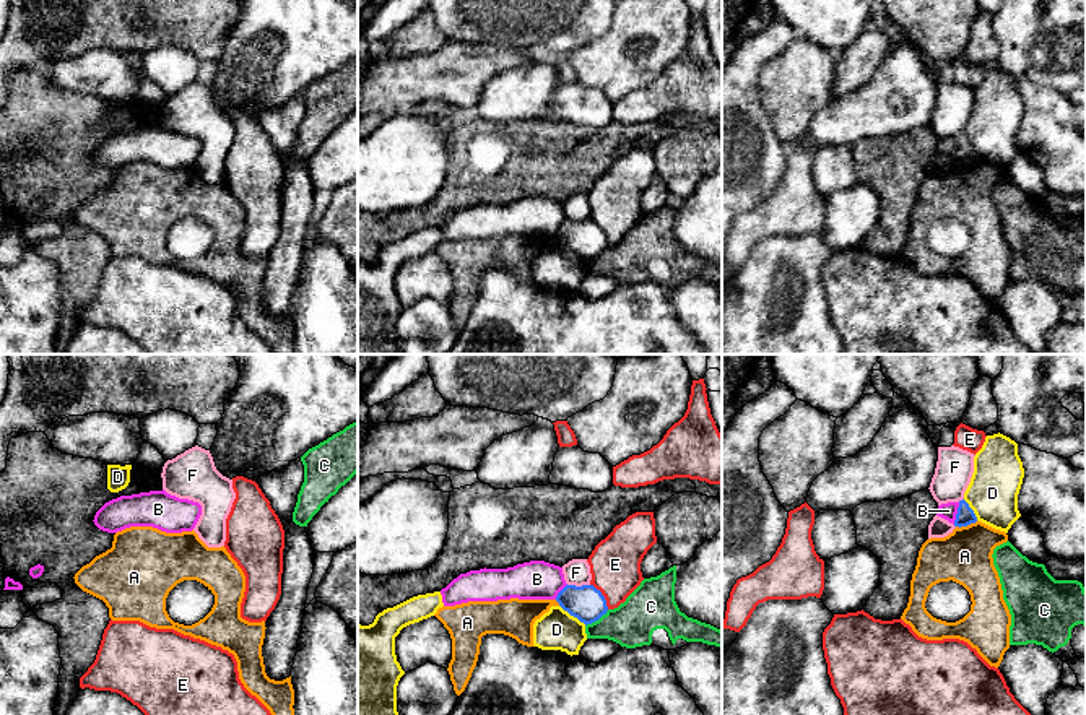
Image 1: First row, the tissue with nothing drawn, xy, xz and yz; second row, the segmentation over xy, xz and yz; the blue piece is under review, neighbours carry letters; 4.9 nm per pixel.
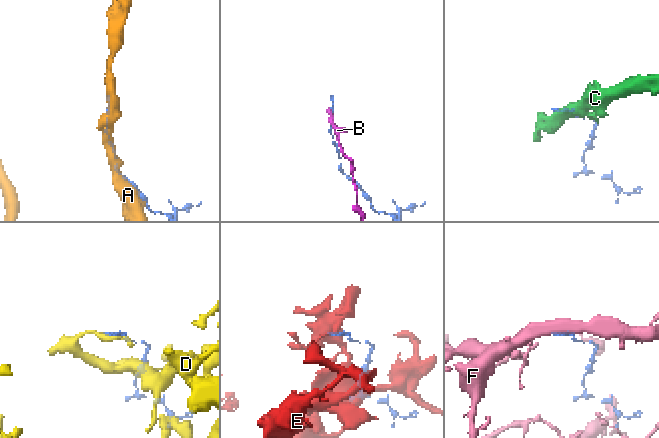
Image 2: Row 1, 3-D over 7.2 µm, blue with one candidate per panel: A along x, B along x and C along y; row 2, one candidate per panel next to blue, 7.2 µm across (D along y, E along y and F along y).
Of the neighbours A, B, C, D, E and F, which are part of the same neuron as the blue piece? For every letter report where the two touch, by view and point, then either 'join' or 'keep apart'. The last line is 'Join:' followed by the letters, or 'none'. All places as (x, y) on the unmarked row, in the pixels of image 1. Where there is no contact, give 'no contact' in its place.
A: yz (966, 161) | keep apart
B: yz (956, 150) | keep apart
C: xz (597, 255) | keep apart
D: xz (573, 251) | keep apart
E: xz (602, 231) | keep apart
F: xz (579, 223) | keep apart
Join: none

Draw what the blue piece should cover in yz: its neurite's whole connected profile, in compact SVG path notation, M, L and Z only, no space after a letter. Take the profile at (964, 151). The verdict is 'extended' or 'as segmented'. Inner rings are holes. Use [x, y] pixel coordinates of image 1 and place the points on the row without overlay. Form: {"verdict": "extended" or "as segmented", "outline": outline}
{"verdict": "as segmented", "outline": "M964 135L959 136L954 162L961 164L961 162L967 162L975 158L977 158L977 153L974 146L969 143L969 140Z"}

